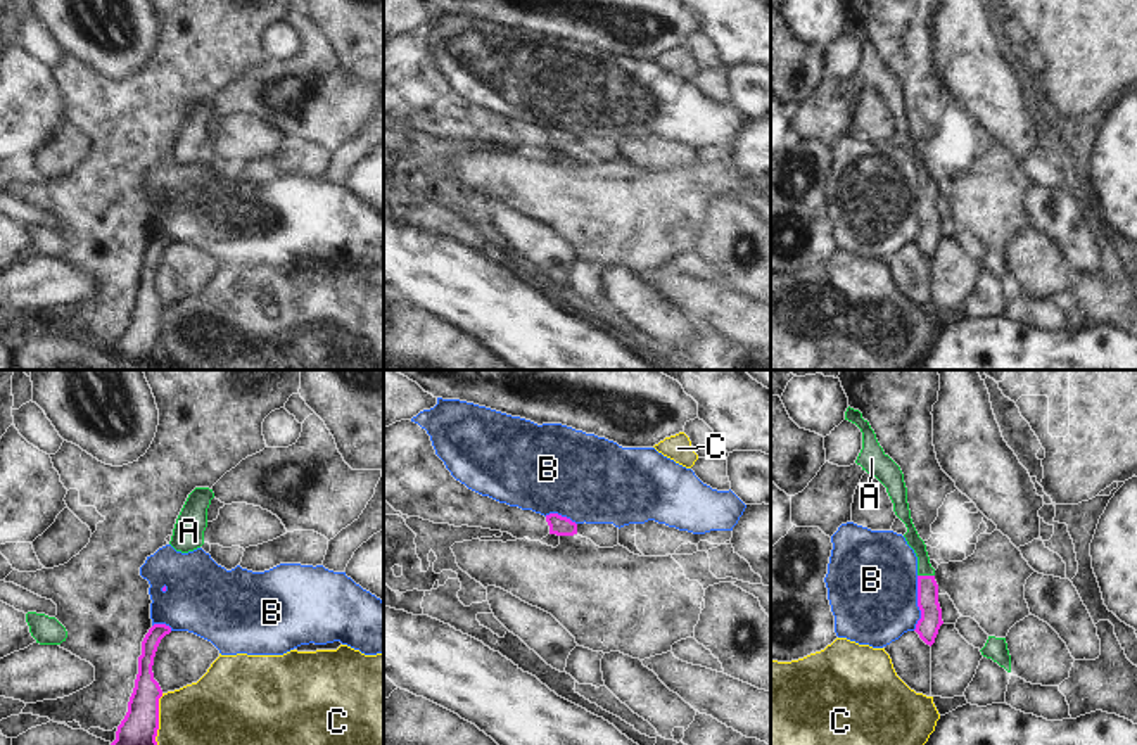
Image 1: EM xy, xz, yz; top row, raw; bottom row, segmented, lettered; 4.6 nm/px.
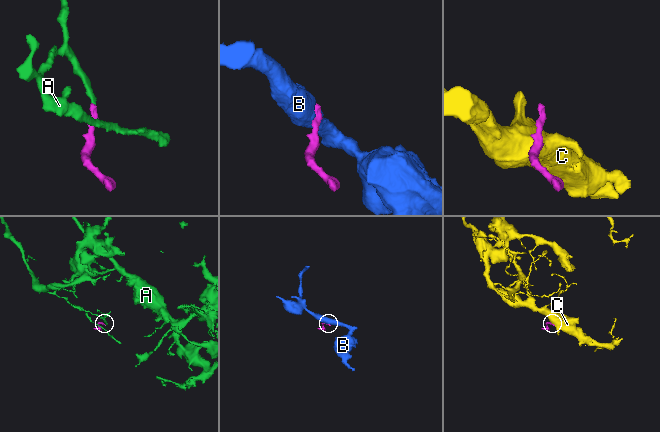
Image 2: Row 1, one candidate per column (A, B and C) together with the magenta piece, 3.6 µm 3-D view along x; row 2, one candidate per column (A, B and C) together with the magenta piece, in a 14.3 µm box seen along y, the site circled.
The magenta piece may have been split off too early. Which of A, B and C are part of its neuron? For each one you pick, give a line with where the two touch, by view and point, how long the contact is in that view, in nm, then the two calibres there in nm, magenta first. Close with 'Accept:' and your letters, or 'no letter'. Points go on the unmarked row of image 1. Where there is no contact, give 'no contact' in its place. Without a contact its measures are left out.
A: meets magenta in yz at (927, 189); contact 80 nm long; 100 nm thick on the magenta side, 70 nm on the other
Accept: A

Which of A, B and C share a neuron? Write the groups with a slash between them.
A / B / C

